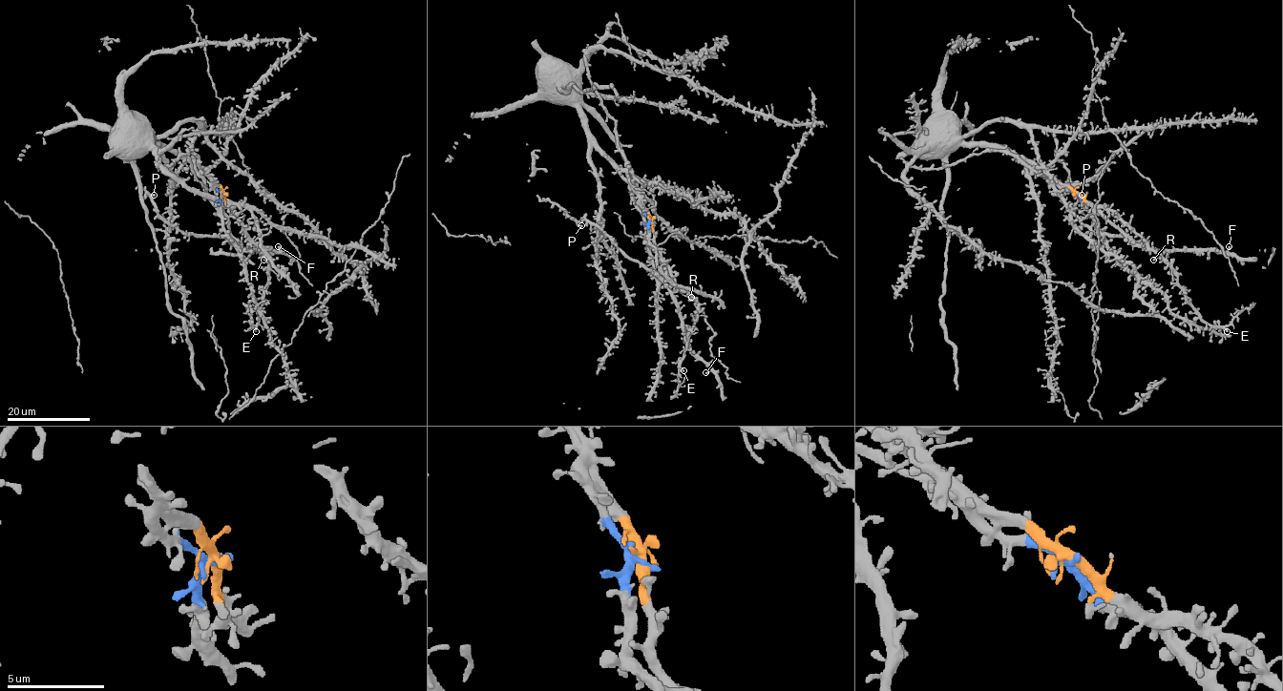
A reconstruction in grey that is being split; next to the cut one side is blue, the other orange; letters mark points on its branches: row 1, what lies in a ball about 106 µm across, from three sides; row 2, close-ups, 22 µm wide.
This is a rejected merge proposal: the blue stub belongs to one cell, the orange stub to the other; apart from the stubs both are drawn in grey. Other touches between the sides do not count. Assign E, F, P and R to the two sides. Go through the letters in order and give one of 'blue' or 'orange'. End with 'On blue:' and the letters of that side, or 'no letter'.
E: orange
F: blue
P: blue
R: orange
On blue: F, P

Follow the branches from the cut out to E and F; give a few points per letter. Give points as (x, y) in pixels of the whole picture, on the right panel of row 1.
E: (1077, 194), (1093, 204), (1115, 213), (1173, 271), (1176, 283), (1184, 291), (1185, 301), (1208, 324), (1227, 331)
F: (1077, 194), (1083, 200), (1094, 204), (1137, 243), (1160, 250), (1225, 251), (1230, 245)

